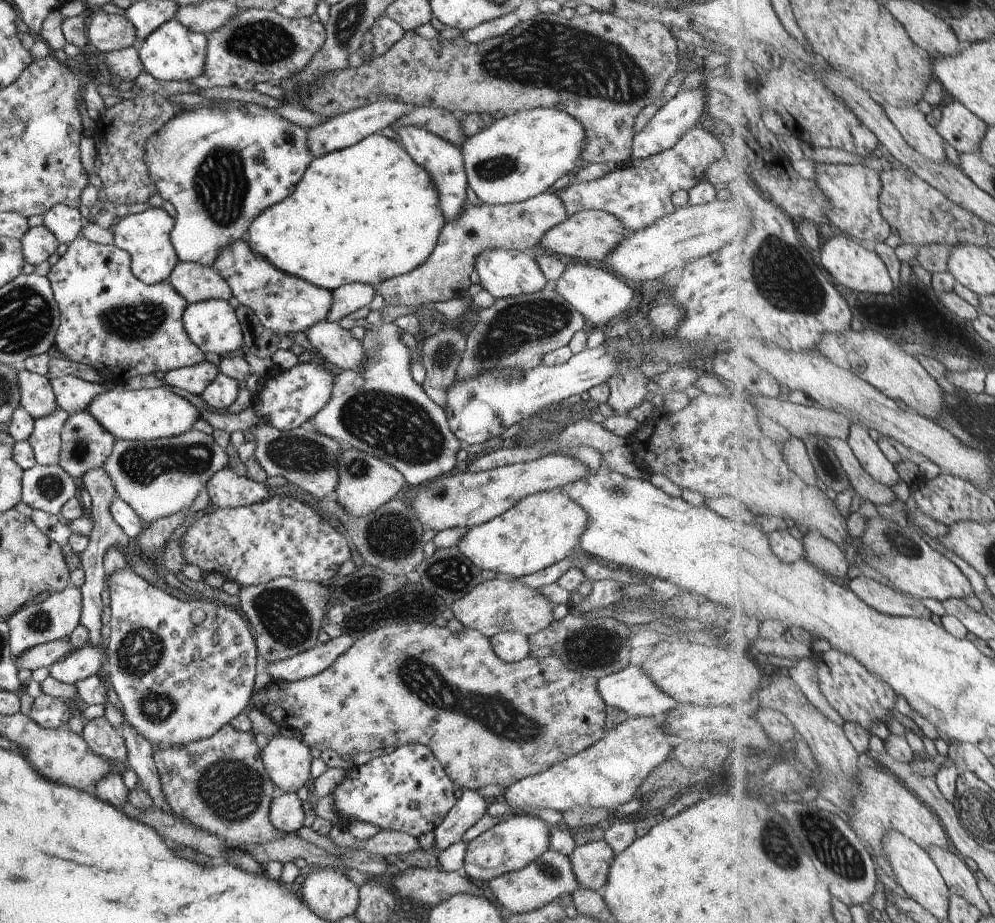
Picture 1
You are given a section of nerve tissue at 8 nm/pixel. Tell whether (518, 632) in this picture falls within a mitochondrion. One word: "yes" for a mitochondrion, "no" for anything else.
no

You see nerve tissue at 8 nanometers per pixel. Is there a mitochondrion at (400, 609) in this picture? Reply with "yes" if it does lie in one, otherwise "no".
no

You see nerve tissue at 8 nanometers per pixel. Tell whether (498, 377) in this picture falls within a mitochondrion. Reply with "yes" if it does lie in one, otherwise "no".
yes

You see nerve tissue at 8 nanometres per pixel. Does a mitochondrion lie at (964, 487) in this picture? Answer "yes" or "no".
no

